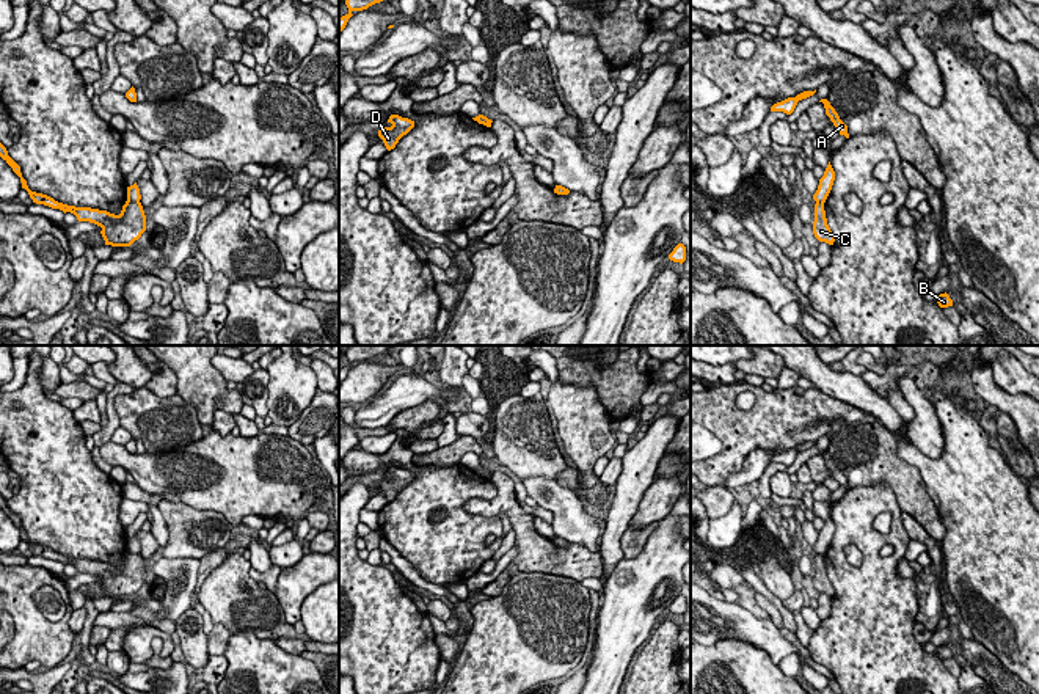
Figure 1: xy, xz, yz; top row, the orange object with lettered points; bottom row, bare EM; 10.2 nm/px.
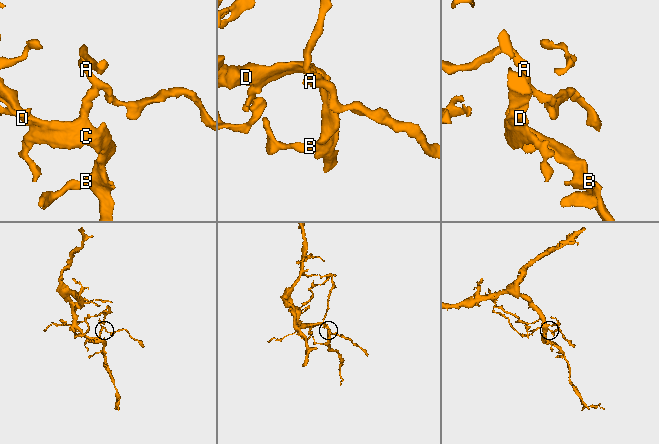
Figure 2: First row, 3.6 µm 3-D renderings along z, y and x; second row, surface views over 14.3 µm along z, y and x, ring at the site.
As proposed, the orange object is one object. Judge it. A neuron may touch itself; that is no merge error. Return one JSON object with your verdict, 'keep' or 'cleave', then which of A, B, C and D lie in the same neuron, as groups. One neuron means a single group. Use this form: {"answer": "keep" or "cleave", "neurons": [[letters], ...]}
{"answer": "cleave", "neurons": [["A"], ["B", "C", "D"]]}

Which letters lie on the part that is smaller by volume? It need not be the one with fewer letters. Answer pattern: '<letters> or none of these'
A

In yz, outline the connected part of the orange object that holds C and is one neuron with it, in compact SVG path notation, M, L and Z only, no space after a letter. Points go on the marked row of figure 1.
M824 203L815 204L813 234L819 242L826 242L829 245L833 245L835 242L835 236L827 225Z

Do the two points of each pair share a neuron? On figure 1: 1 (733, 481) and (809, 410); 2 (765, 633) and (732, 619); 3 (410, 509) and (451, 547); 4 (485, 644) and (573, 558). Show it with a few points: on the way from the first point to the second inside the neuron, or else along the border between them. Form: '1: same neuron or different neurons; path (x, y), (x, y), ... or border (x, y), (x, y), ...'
1: different neurons; border (772, 451), (754, 449), (735, 473)
2: same neuron; path (757, 631), (740, 624)
3: same neuron; path (419, 518), (441, 539)
4: different neurons; border (520, 572), (550, 572), (579, 581)

